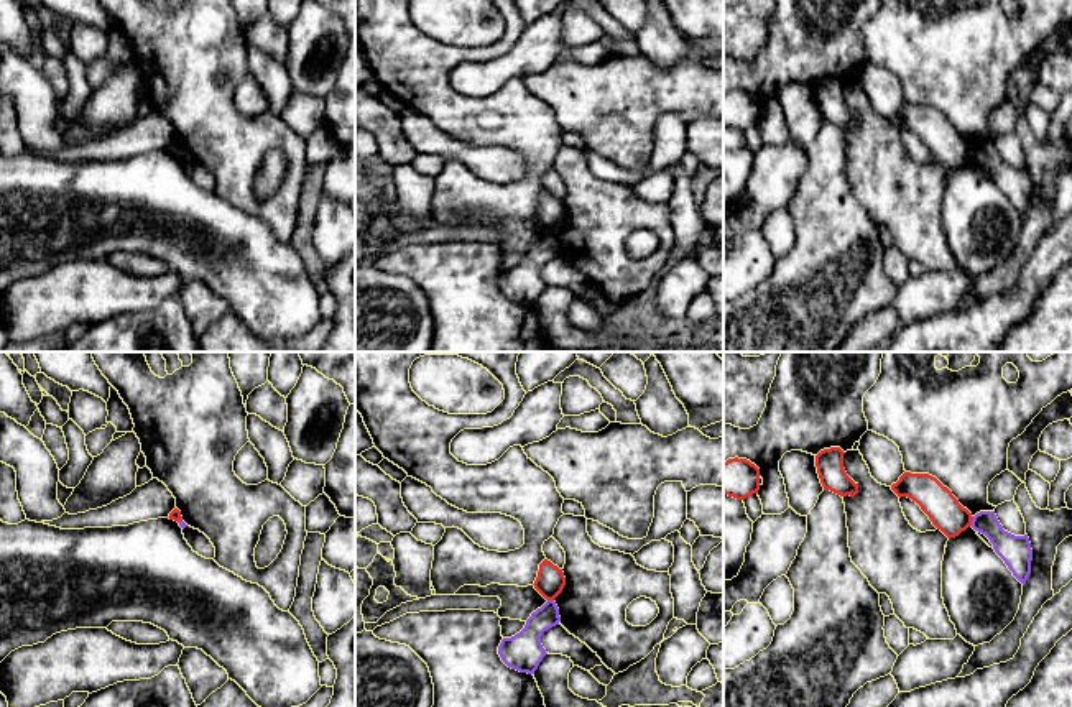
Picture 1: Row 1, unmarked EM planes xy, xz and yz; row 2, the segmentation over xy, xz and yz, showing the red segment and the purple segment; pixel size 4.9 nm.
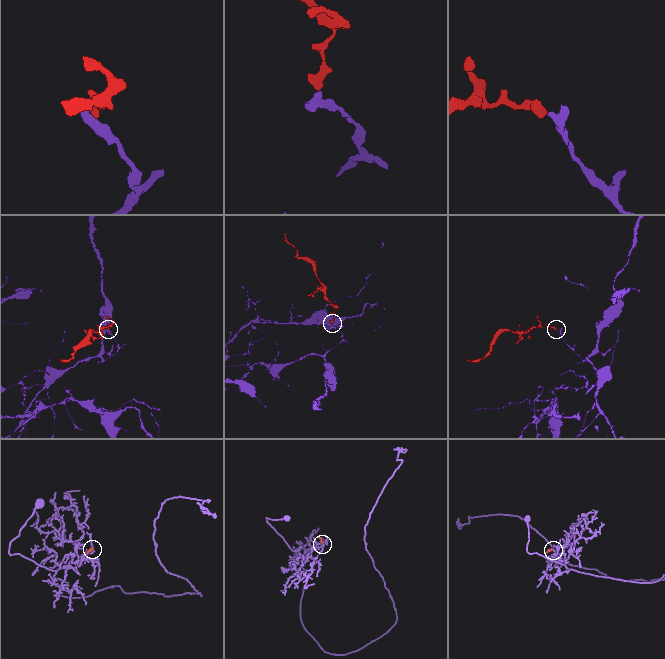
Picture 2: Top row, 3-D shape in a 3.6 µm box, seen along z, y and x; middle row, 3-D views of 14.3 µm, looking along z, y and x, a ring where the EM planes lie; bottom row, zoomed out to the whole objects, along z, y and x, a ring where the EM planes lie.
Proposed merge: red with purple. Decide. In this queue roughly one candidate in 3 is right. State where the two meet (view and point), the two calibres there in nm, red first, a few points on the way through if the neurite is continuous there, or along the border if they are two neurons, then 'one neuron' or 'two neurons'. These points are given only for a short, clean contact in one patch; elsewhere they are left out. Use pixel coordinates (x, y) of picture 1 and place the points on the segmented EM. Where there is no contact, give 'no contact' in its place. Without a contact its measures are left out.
contact yz (970, 522); calibres 160 and 140 nm; border yz (974, 517), (970, 525); two neurons

